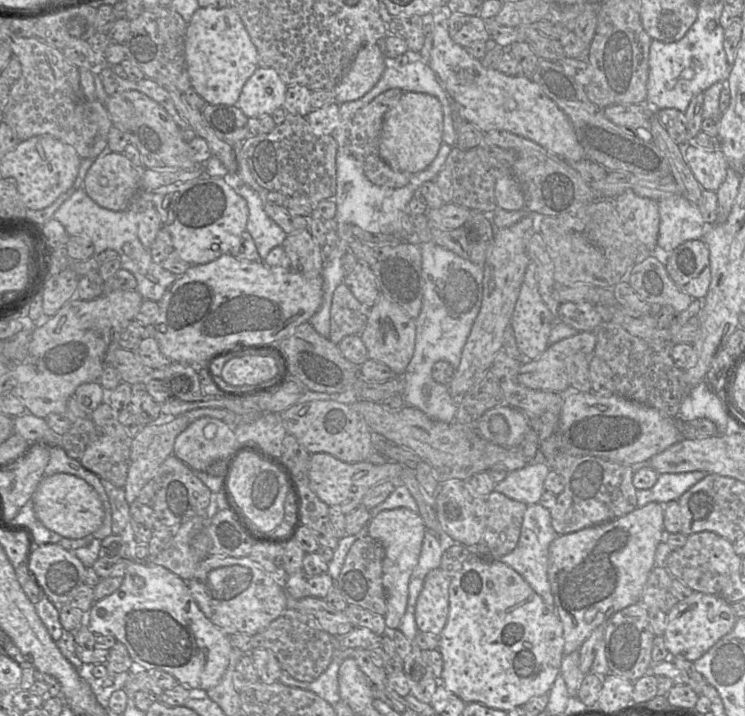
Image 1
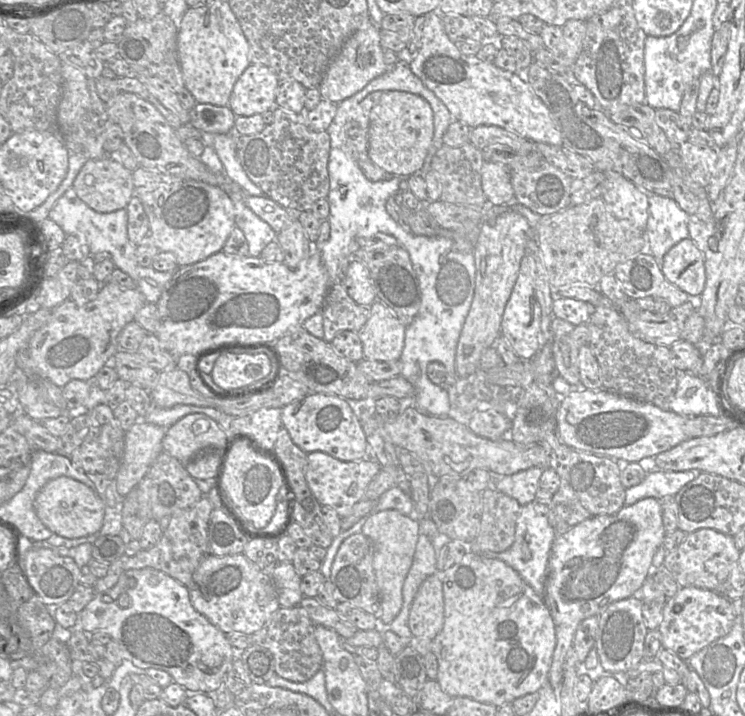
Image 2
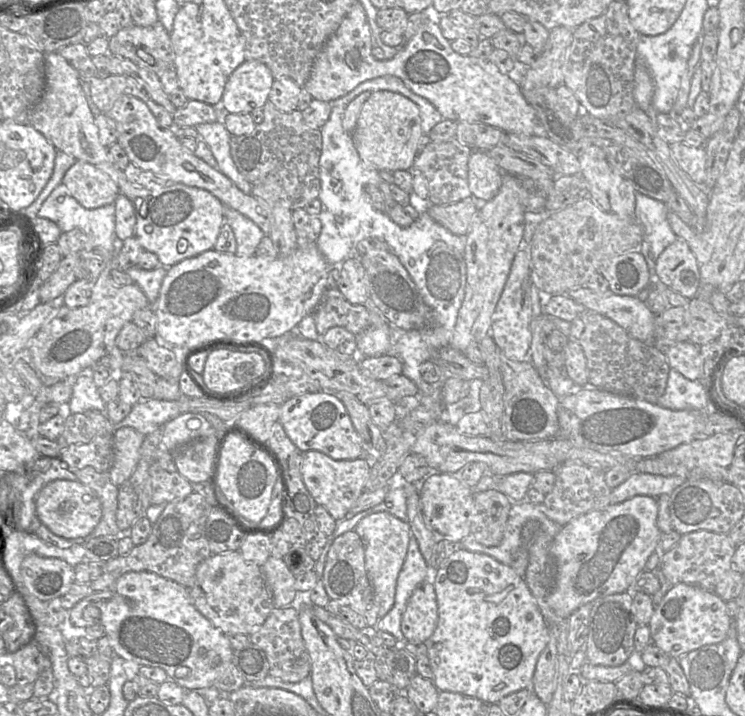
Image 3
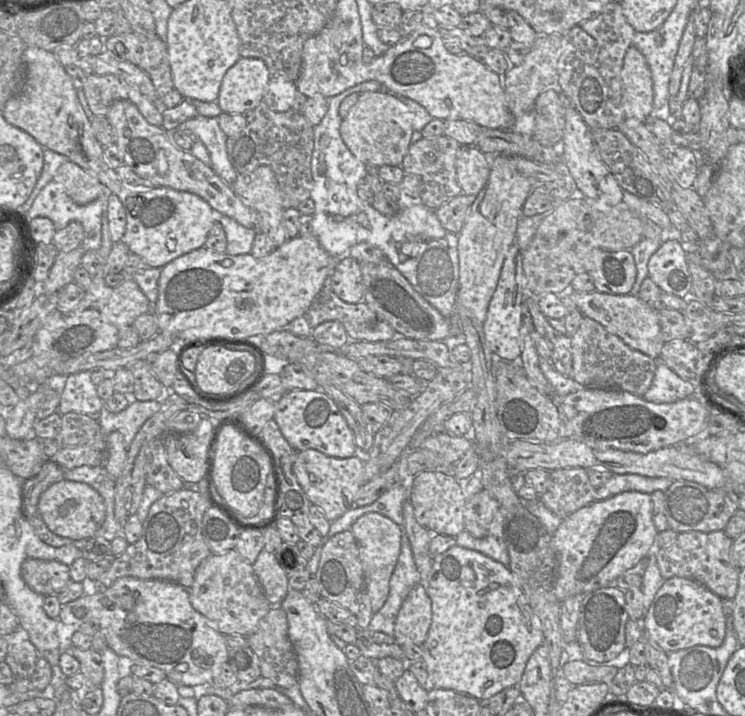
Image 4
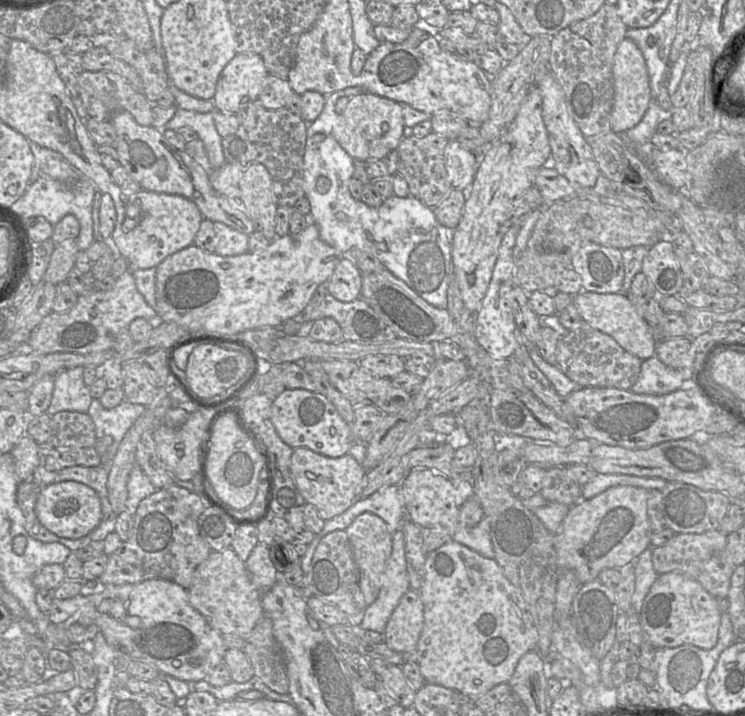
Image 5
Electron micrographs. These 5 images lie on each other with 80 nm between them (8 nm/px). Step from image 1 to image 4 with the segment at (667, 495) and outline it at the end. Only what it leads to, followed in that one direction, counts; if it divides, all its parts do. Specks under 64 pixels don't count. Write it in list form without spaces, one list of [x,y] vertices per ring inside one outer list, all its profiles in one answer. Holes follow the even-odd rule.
[[[614,474],[603,486],[595,491],[595,500],[602,501],[617,494],[637,491],[651,494],[665,492],[674,482],[670,478],[651,478],[638,474]]]

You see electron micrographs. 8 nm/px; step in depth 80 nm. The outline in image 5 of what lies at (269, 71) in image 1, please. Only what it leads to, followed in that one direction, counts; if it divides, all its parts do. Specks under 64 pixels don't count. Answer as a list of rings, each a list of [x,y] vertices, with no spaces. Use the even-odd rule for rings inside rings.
[[[237,53],[224,67],[212,99],[215,110],[236,114],[258,99],[269,75],[259,54]]]

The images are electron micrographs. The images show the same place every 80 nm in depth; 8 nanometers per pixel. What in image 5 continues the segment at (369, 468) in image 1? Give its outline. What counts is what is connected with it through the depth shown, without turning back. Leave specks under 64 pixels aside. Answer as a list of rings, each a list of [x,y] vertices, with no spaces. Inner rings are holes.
[[[306,447],[294,448],[290,458],[290,473],[296,487],[309,504],[316,507],[324,520],[347,510],[359,497],[364,486],[365,469],[350,454],[332,458]]]

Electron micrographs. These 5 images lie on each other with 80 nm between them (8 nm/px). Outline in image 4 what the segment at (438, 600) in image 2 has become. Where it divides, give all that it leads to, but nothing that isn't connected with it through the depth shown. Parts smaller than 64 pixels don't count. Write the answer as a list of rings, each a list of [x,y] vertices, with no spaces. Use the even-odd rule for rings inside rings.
[[[418,583],[404,599],[401,608],[397,614],[394,625],[394,640],[400,646],[406,644],[415,644],[421,646],[425,641],[432,620],[431,599],[427,594],[425,587]]]

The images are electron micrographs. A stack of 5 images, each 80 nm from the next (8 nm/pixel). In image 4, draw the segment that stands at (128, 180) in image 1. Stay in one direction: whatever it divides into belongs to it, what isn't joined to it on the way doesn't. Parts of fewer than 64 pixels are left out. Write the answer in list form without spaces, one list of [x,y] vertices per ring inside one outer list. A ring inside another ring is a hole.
[[[72,161],[63,163],[52,181],[61,184],[78,205],[89,204],[108,191],[95,176]]]

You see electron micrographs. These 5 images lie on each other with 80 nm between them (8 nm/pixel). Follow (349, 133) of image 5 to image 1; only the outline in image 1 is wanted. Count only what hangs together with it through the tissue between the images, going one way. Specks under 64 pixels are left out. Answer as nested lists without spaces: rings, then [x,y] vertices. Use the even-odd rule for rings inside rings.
[[[404,92],[384,116],[379,141],[380,157],[394,170],[418,173],[436,158],[443,144],[443,109],[432,95]]]

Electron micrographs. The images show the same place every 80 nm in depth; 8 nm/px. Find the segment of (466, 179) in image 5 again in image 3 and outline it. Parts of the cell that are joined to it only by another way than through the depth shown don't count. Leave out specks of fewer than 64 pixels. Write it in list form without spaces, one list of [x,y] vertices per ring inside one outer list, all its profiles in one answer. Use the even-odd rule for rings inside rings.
[[[473,150],[468,161],[468,185],[472,198],[489,201],[498,193],[504,172],[486,152]]]

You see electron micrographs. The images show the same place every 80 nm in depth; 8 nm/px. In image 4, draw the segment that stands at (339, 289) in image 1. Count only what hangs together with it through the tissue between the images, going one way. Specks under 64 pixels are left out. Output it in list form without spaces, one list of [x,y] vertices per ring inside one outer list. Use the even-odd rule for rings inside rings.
[[[330,276],[325,279],[320,292],[303,316],[311,330],[326,321],[339,321],[344,326],[350,341],[379,342],[398,337],[395,330],[382,320],[363,300],[358,303],[342,301],[331,288]]]

